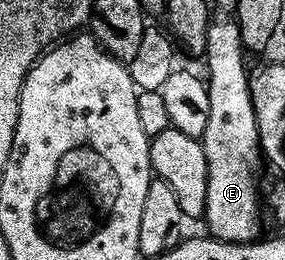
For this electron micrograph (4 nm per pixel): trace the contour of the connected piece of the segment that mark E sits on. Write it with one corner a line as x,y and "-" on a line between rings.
219,17
207,26
207,36
205,37
205,49
203,55
207,59
207,75
205,74
205,82
207,84
207,92
209,93
209,122
205,124
205,133
202,137
202,145
205,149
205,165
209,169
209,185
205,189
205,209
202,218
207,219
207,227
212,236
226,243
253,243
260,238
259,232
259,203
261,207
261,191
259,195
259,166
264,166
265,156
259,146
259,126
257,125
257,117
253,109
253,101
251,100
251,89
249,86
249,67
243,64
243,55
245,56
245,48
241,41
241,29
238,22
231,17

